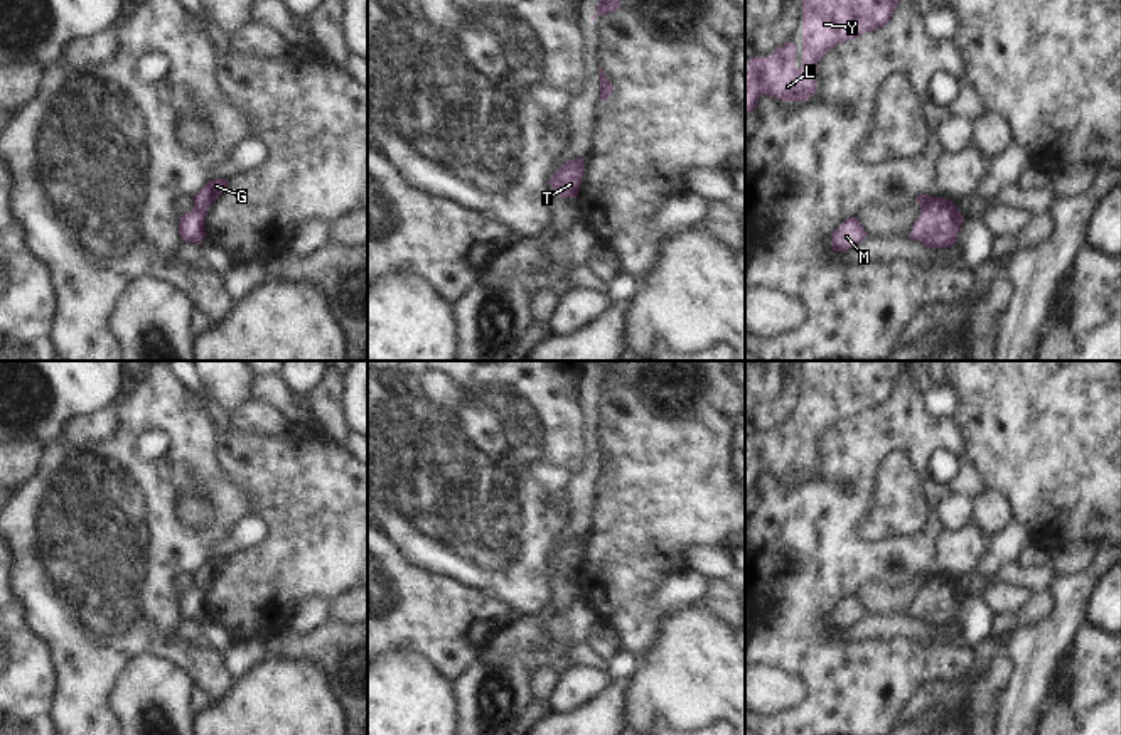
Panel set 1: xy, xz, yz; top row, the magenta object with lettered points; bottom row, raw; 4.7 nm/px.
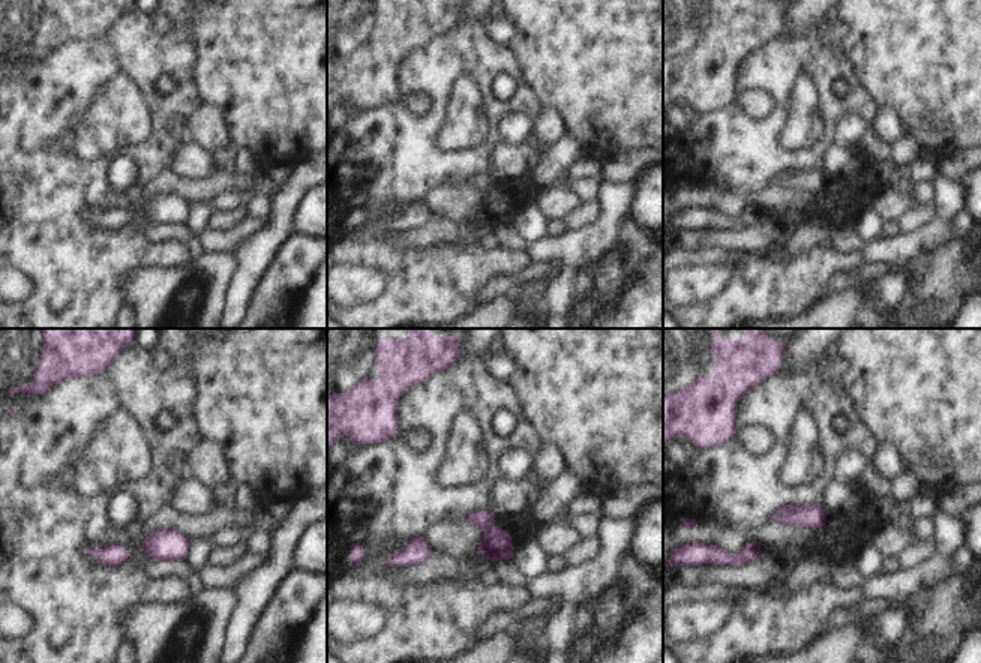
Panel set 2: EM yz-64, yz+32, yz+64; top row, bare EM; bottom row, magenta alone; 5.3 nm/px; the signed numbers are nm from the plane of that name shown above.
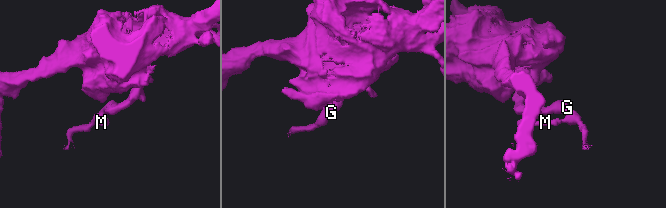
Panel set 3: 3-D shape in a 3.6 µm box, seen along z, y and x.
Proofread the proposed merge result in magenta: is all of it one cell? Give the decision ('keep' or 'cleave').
cleave

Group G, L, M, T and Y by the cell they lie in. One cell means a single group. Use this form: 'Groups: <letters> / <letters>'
Groups: G L Y / M T.

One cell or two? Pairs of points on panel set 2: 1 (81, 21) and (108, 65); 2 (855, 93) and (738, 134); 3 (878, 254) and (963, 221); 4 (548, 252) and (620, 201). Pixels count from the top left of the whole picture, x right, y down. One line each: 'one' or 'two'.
1: two
2: one
3: two
4: one

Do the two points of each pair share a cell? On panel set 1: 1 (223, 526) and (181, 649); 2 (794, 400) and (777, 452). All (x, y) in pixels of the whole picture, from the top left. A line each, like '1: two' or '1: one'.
1: one
2: one

